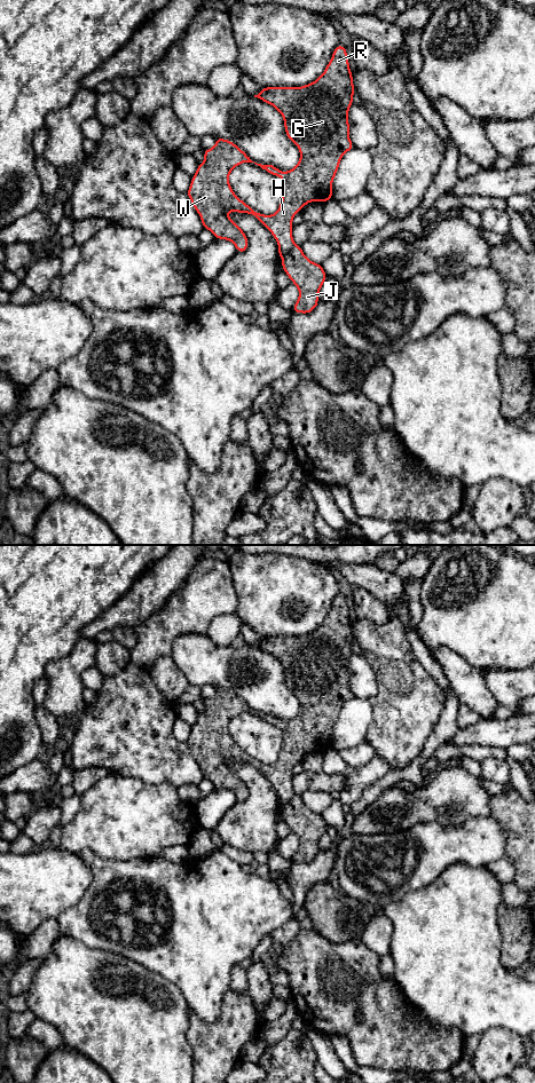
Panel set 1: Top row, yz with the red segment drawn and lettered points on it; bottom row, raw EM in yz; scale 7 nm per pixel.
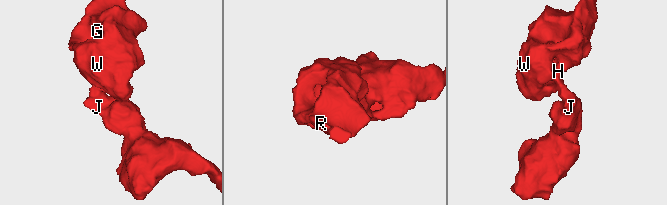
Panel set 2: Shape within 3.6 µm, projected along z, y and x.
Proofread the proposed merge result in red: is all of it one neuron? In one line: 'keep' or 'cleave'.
cleave

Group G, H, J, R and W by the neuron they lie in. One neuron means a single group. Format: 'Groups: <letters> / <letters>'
Groups: G H R W / J

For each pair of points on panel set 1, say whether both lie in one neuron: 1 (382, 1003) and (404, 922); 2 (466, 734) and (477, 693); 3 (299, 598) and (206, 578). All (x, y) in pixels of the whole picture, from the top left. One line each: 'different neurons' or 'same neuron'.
1: different neurons
2: different neurons
3: different neurons

